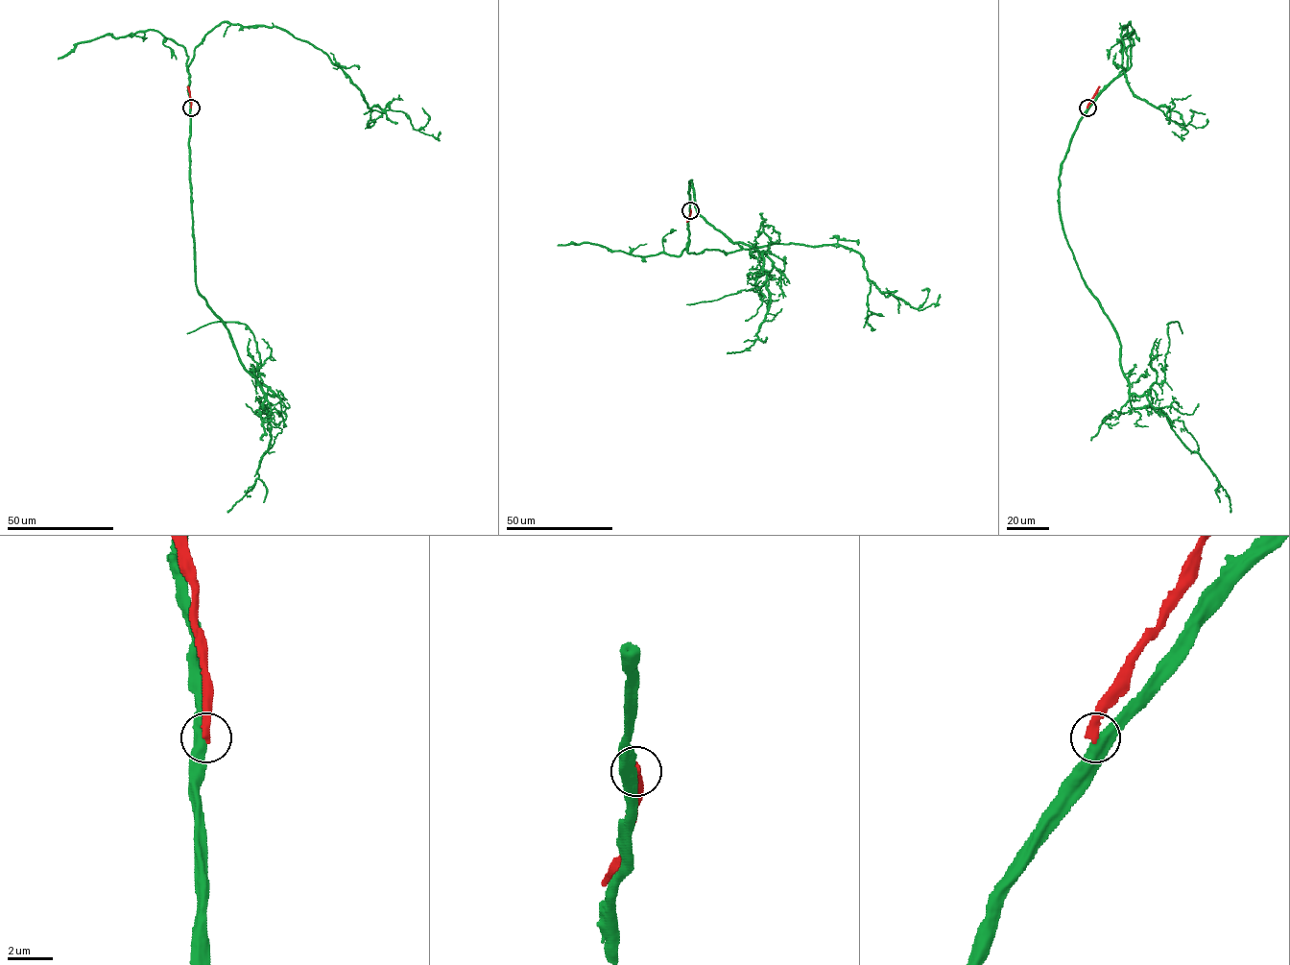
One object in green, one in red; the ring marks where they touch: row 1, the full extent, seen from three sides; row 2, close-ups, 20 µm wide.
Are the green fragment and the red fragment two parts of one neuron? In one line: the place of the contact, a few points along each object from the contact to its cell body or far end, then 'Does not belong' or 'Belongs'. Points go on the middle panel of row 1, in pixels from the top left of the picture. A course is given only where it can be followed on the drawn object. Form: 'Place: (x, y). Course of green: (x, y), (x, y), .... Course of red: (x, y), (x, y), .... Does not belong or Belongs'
Place: (690, 210). Course of green: (690, 209), (690, 180), (696, 211), (731, 242), (765, 252), (766, 318), (754, 343), (727, 352). Course of red: (690, 209), (686, 222). Does not belong

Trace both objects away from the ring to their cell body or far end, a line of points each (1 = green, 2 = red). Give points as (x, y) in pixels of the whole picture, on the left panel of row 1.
1: (191, 108), (195, 284), (264, 394), (271, 424), (270, 444), (254, 486), (227, 512)
2: (191, 108), (187, 86)

